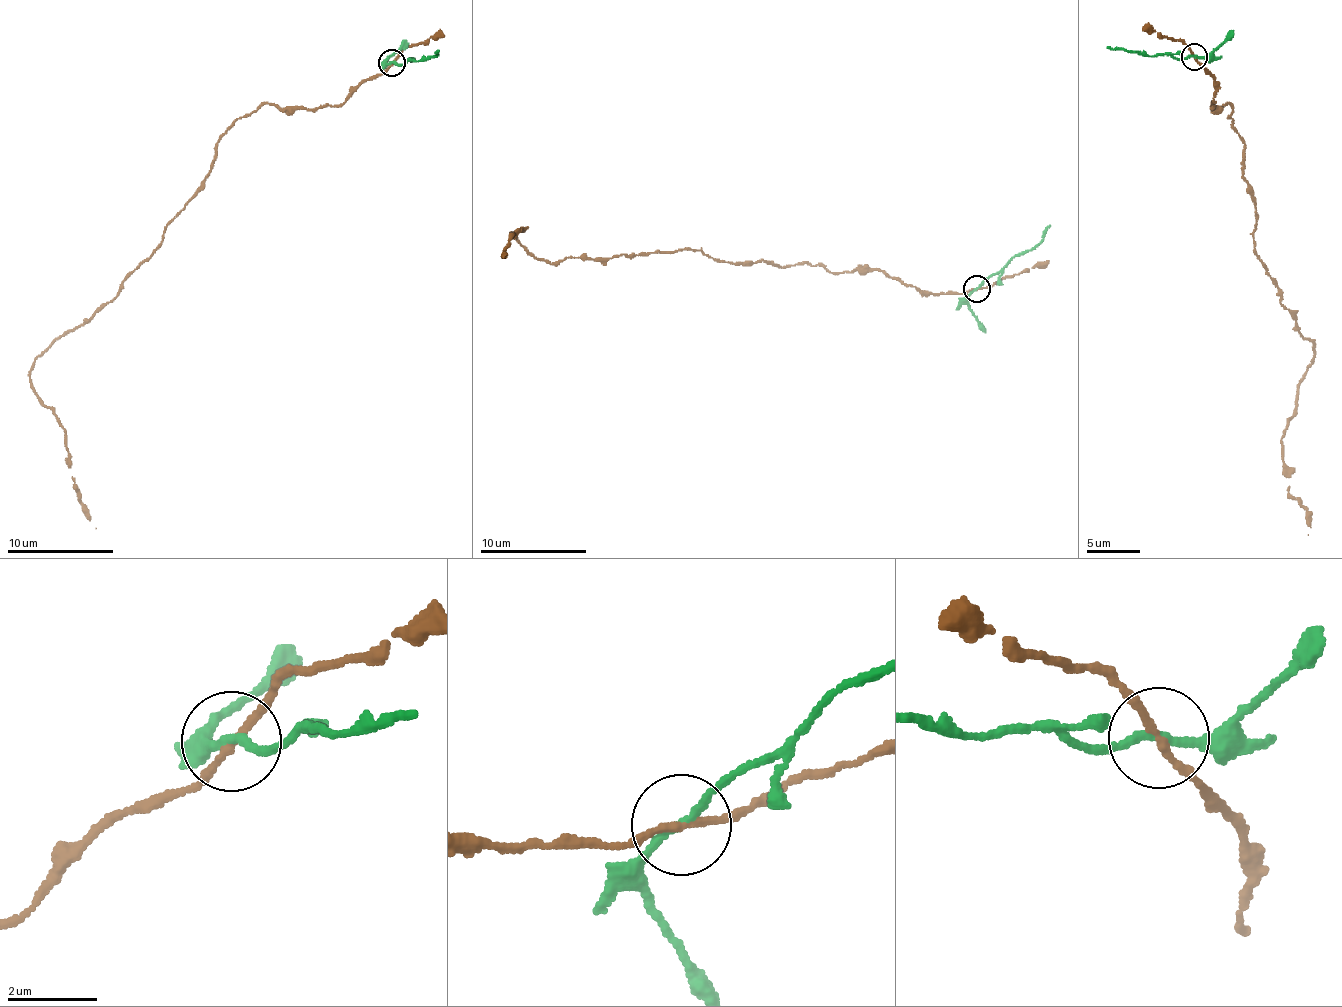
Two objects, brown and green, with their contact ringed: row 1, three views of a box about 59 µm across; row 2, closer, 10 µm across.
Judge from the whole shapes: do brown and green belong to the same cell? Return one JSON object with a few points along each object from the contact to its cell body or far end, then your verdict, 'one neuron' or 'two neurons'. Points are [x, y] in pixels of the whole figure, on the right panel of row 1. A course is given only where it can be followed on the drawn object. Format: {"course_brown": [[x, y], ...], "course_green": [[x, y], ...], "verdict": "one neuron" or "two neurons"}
{"course_brown": [[1195, 56], [1212, 73], [1210, 106], [1231, 105], [1254, 243], [1314, 343], [1282, 441], [1309, 534]], "course_green": [[1195, 56], [1150, 57], [1106, 47]], "verdict": "two neurons"}

